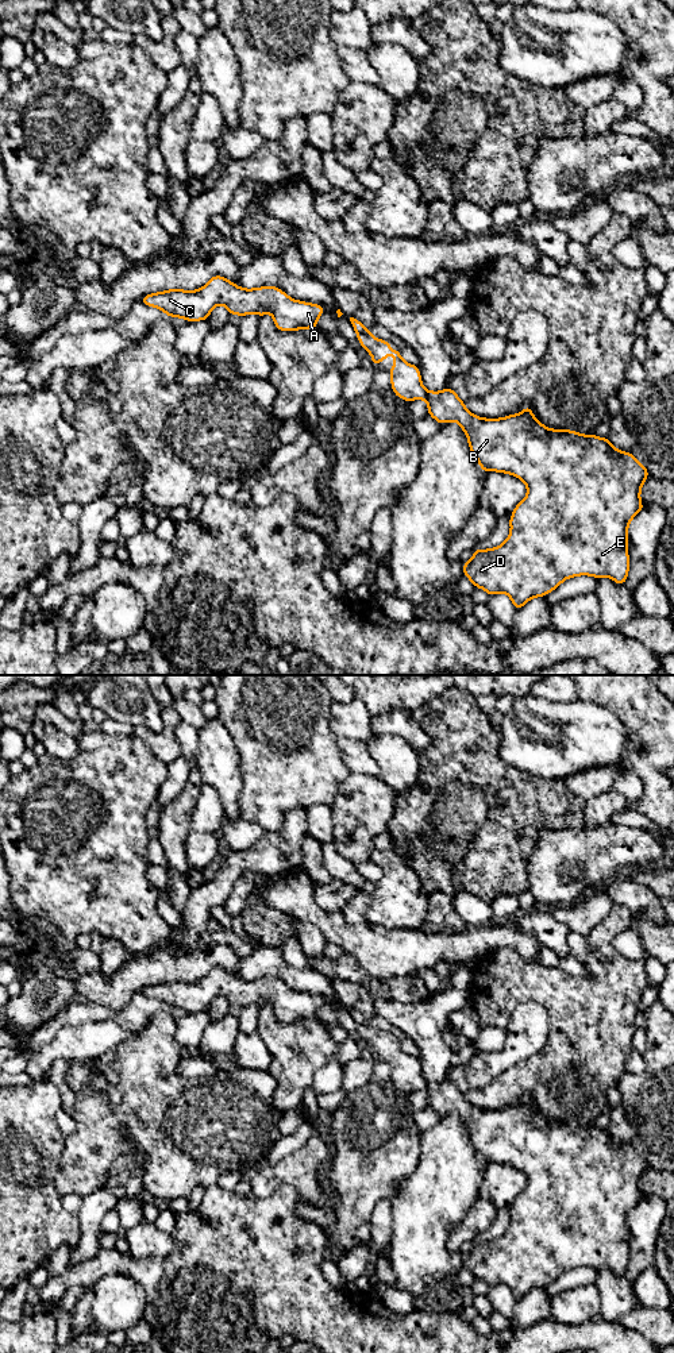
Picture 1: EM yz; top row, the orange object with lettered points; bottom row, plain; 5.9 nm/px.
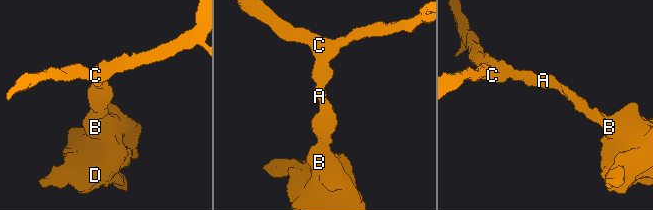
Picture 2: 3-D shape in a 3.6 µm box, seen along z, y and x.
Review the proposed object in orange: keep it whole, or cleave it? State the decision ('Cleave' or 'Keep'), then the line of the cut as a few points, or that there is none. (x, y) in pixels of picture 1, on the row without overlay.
Keep. No split

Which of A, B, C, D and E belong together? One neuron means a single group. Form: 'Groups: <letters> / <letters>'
Groups: A B C D E

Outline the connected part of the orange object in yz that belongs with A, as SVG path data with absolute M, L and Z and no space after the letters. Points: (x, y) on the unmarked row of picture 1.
M215 967L199 982L170 980L145 987L140 991L167 1007L188 1013L207 1011L211 1002L223 995L231 1006L273 1006L274 1017L281 1022L319 1019L316 1011L324 1003L319 995L297 992L276 978L243 980L234 974Z

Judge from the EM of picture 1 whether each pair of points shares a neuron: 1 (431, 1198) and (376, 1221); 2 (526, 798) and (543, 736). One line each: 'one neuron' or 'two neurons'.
1: two neurons
2: two neurons

